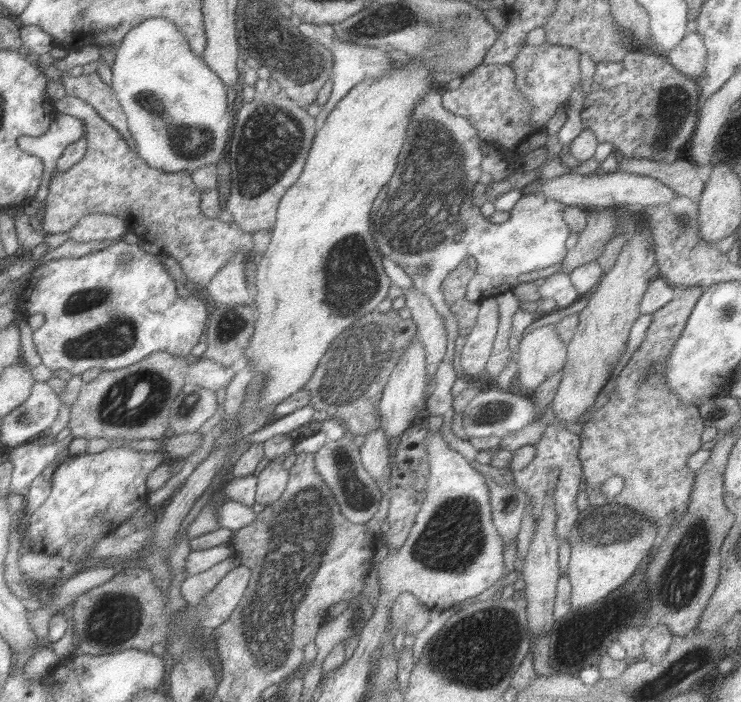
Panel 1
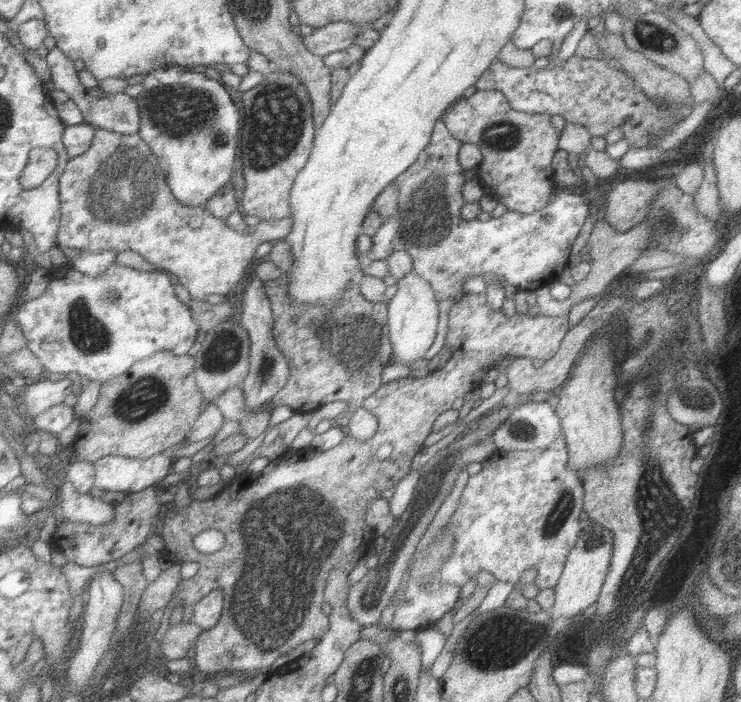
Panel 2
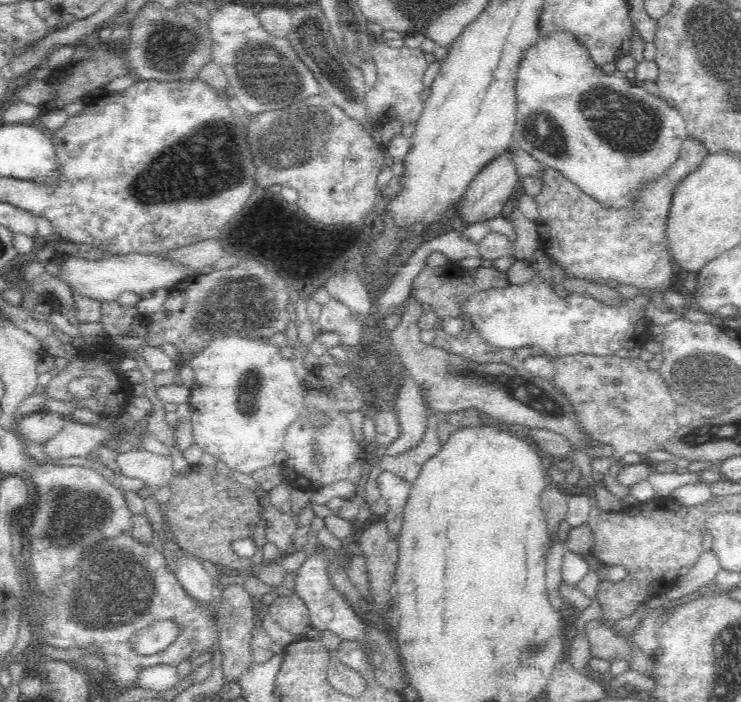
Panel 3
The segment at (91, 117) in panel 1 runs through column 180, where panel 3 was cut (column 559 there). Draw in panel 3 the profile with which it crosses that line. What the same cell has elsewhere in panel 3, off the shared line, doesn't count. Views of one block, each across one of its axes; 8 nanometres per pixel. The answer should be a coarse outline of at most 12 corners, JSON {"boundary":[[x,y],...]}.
{"boundary":[[688,134],[666,172],[606,208],[544,170],[542,250],[568,278],[670,288],[674,194],[708,156]]}

